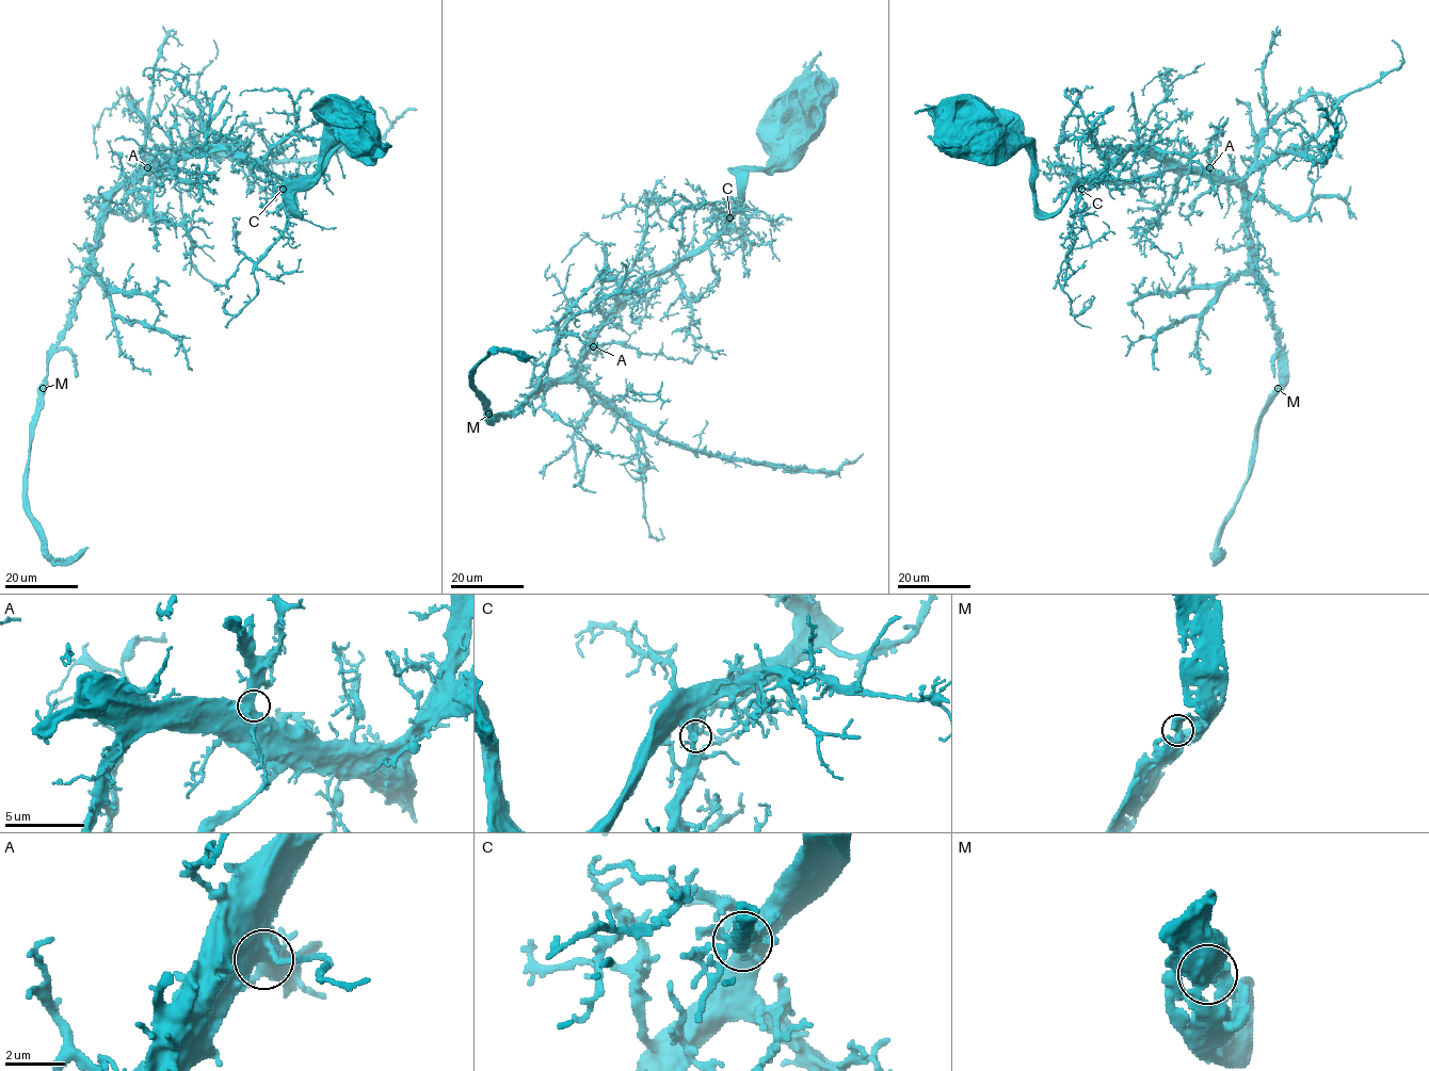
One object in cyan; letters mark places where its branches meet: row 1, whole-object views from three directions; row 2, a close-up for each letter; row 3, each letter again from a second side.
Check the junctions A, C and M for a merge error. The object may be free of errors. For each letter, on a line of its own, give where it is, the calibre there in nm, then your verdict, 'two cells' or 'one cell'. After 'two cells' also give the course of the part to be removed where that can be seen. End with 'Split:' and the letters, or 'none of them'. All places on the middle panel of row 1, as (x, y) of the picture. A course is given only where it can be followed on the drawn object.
A: place (593, 346); calibre 440 nm; one cell
C: place (729, 217); calibre 400 nm; one cell
M: place (488, 414); calibre 360 nm; one cell
Split: none of them

